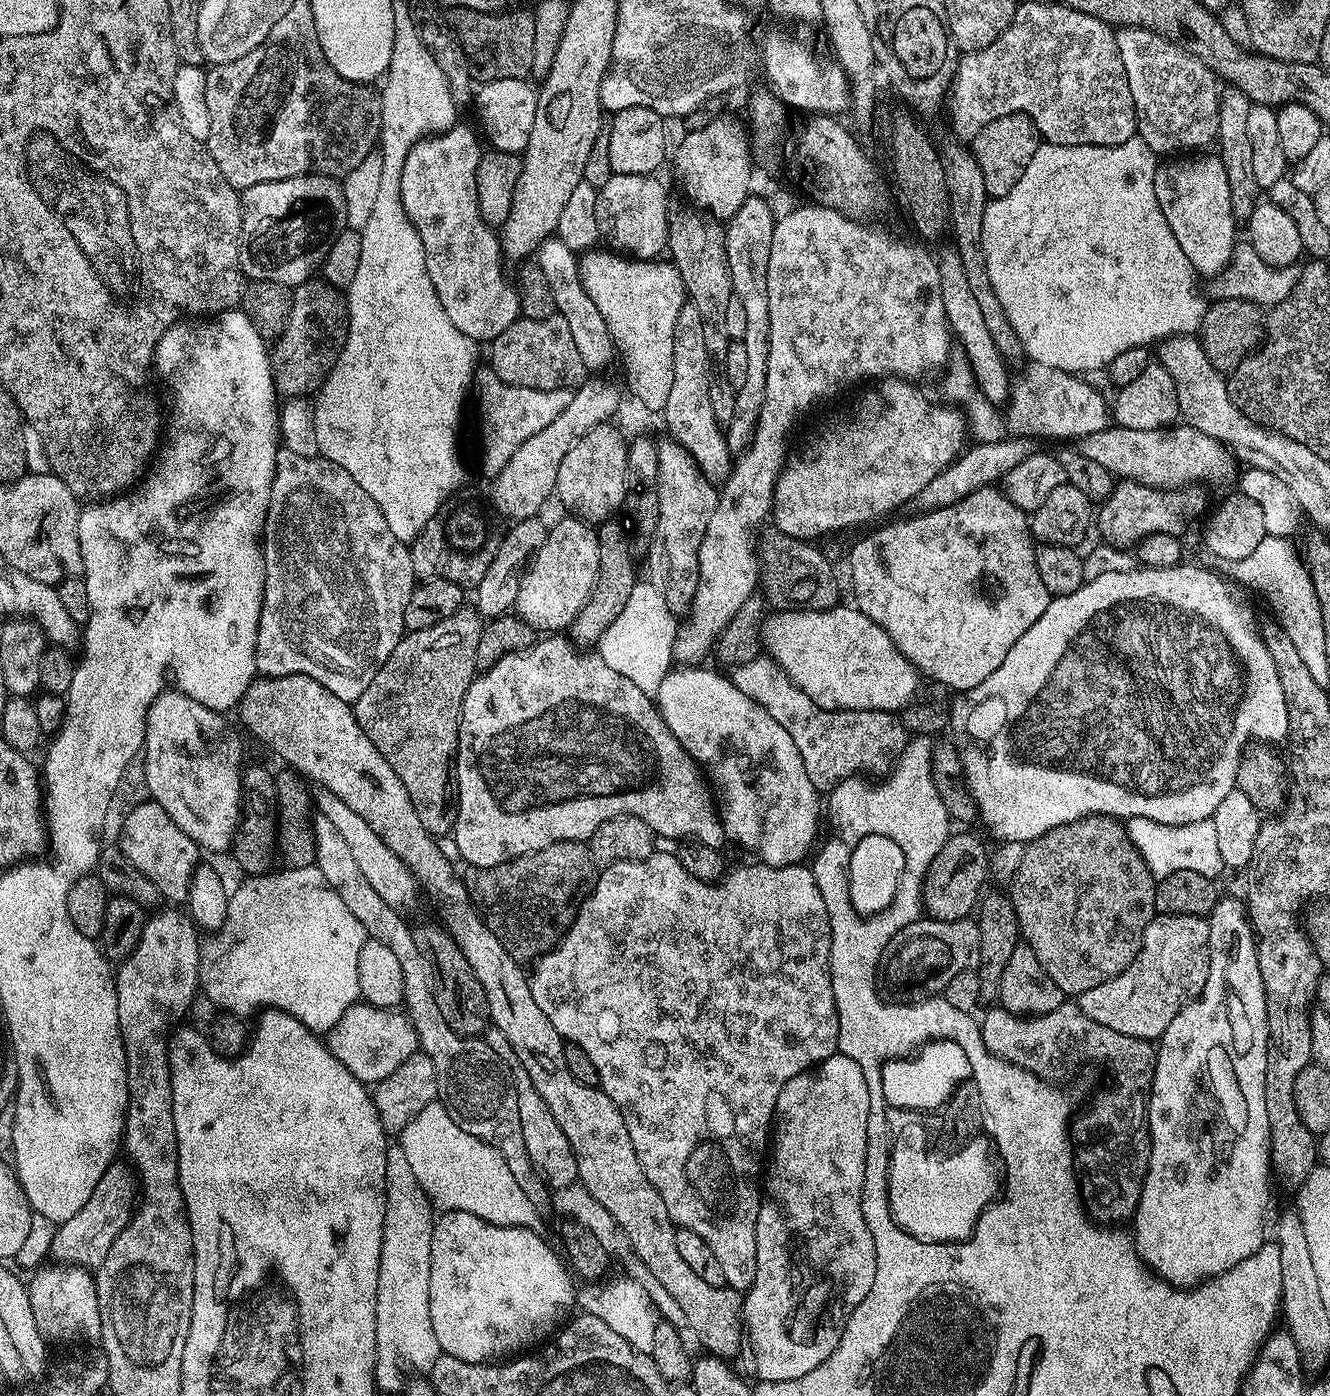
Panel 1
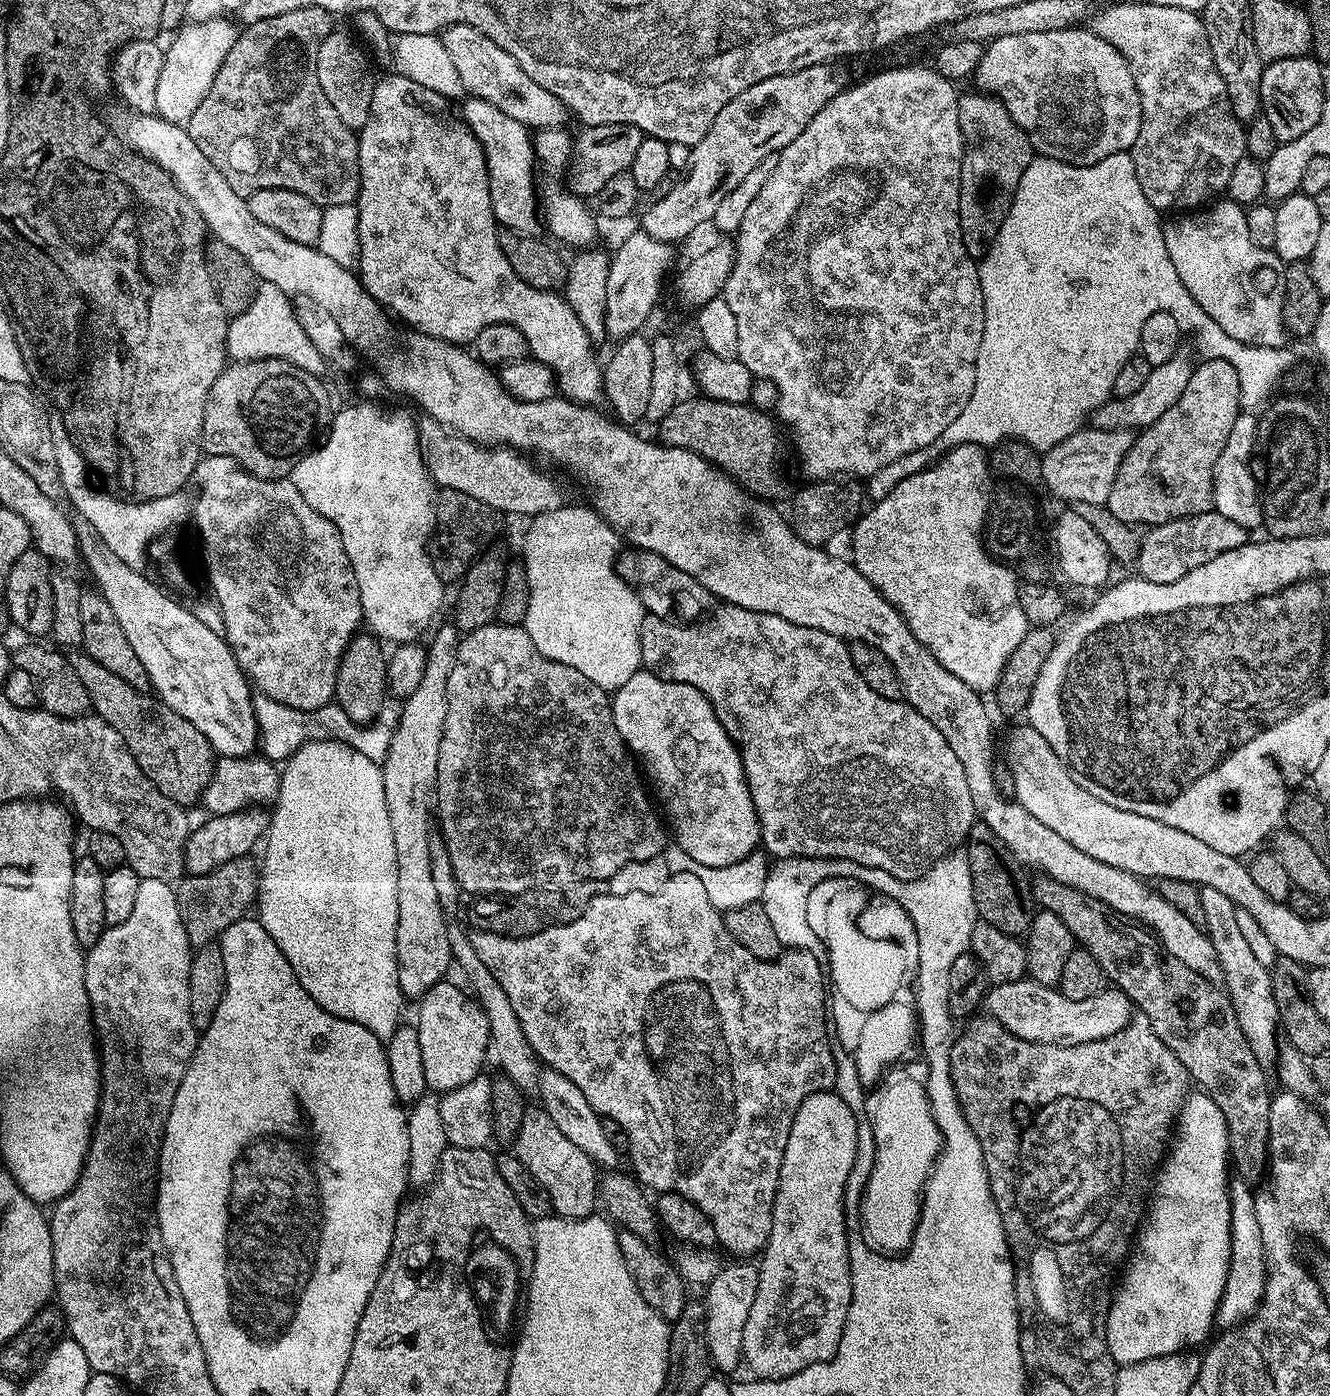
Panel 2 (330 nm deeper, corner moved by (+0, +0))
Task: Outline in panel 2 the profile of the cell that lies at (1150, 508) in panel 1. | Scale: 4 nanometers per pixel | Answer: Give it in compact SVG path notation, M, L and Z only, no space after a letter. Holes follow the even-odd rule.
M1222 358L1201 359L1199 363L1193 367L1190 383L1186 385L1182 398L1178 398L1178 402L1174 402L1174 406L1170 406L1170 410L1166 410L1158 422L1139 429L1126 458L1122 458L1122 466L1118 466L1118 478L1114 478L1114 486L1110 486L1106 505L1114 518L1122 518L1122 522L1137 526L1155 526L1213 511L1214 466L1218 462L1218 454L1222 454L1222 446L1226 446L1234 418L1238 418L1242 411L1240 383L1238 370L1234 370L1230 362L1222 362Z

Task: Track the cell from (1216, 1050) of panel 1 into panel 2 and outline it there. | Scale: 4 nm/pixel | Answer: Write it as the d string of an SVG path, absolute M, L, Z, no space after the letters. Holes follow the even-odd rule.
M1199 1090L1189 1091L1184 1098L1184 1105L1180 1107L1180 1114L1176 1117L1174 1125L1174 1135L1170 1140L1170 1147L1154 1176L1154 1183L1150 1189L1150 1203L1146 1208L1146 1215L1142 1220L1142 1227L1134 1240L1134 1247L1131 1255L1127 1257L1126 1265L1128 1269L1123 1272L1118 1280L1118 1287L1115 1289L1112 1305L1108 1308L1108 1317L1104 1325L1106 1326L1106 1342L1108 1352L1114 1358L1117 1366L1127 1366L1146 1362L1150 1358L1159 1356L1169 1356L1175 1352L1183 1352L1191 1349L1192 1344L1200 1344L1208 1336L1208 1331L1216 1324L1216 1307L1220 1304L1222 1290L1226 1284L1226 1274L1228 1273L1228 1262L1230 1260L1230 1198L1228 1197L1228 1185L1230 1183L1230 1149L1228 1146L1228 1127L1226 1120L1222 1118L1222 1112L1218 1106Z

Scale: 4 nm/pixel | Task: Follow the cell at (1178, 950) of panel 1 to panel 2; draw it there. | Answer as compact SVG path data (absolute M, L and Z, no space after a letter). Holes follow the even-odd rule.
M1027 978L992 984L987 989L982 1008L1010 1034L1026 1042L1058 1046L1078 1046L1082 1042L1094 1042L1116 1034L1132 1021L1134 1015L1132 1001L1119 990L1101 990L1096 996L1071 1000L1056 988L1047 988Z

